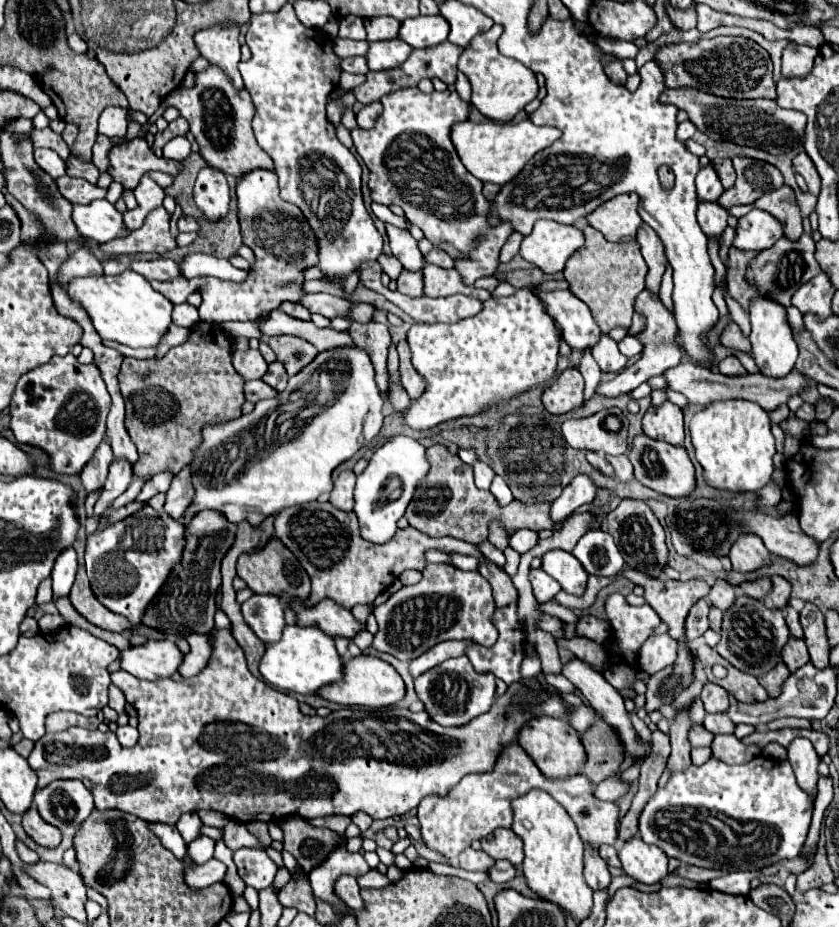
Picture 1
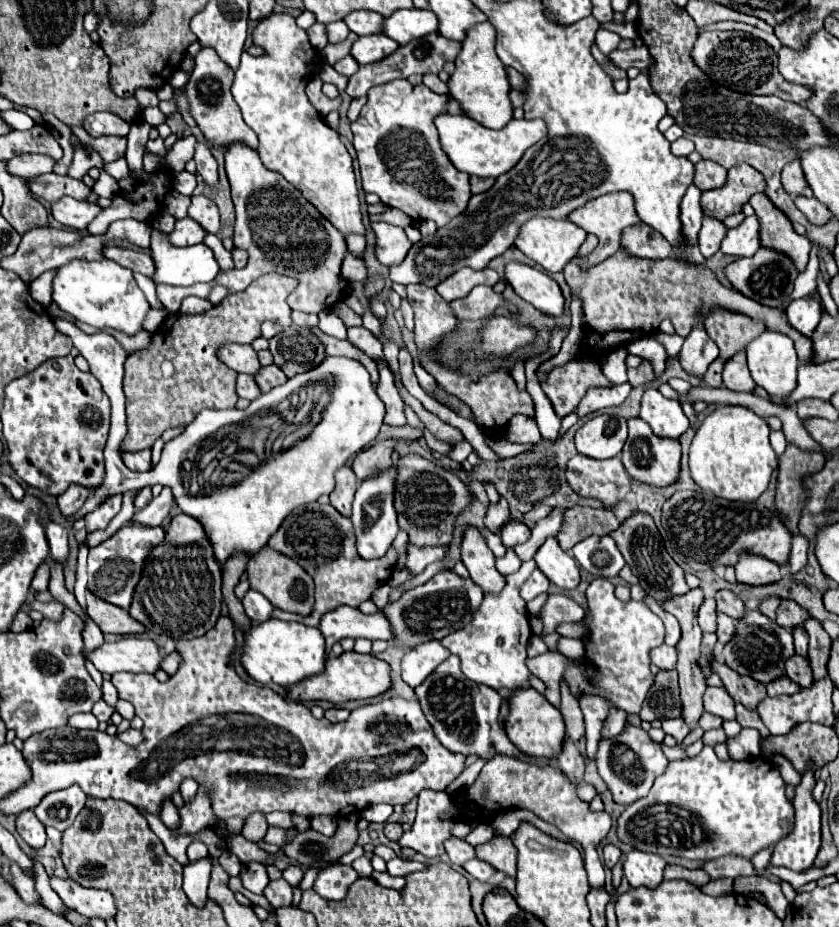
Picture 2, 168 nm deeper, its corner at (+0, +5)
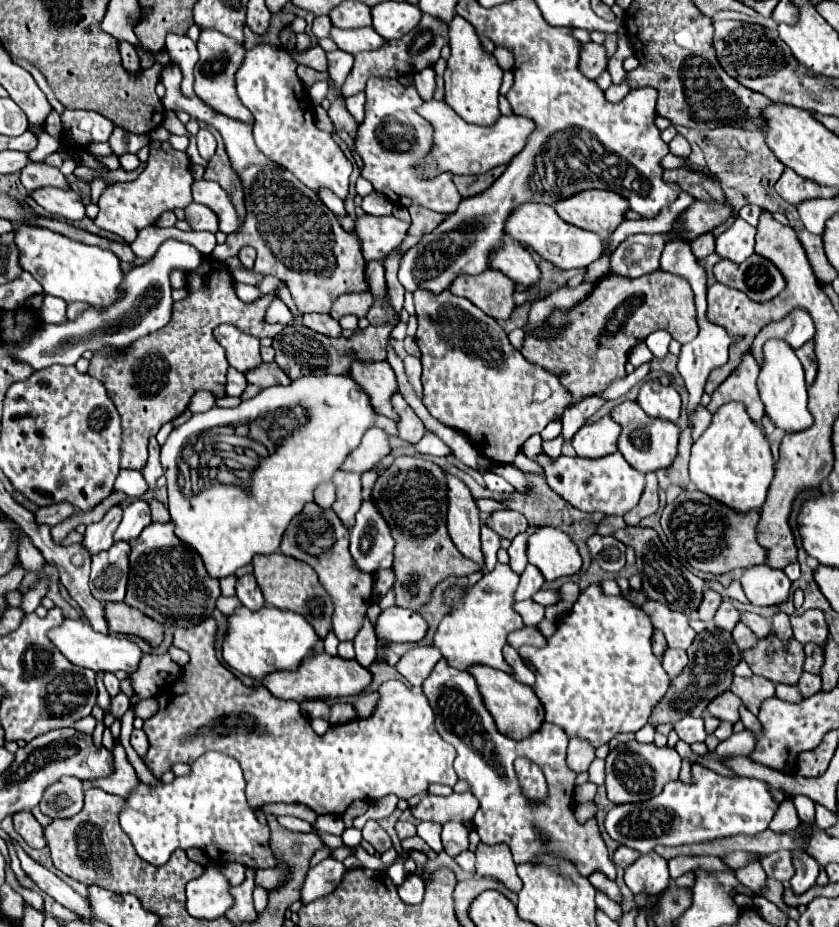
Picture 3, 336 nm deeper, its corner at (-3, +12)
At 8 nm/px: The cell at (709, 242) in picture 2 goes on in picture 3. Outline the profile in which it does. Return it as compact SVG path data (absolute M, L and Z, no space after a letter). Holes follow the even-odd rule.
M703 233L703 235L695 237L695 241L691 245L695 249L695 257L705 259L707 255L711 255L715 251L715 237L713 237L713 233Z

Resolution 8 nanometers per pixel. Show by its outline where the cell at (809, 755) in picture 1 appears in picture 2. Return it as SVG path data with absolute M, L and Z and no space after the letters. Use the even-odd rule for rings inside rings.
M814 772L802 774L802 782L796 786L796 798L794 798L794 810L796 810L794 828L784 840L780 840L780 844L776 844L770 864L784 866L784 868L790 868L794 872L804 872L804 870L812 868L814 858L816 858L818 848L820 848L820 808L812 798L814 784L816 784Z

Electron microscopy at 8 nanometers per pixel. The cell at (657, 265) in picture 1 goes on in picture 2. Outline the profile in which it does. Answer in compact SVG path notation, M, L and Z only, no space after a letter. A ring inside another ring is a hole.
M638 222L634 226L628 226L622 232L622 248L630 252L636 258L648 258L648 260L664 260L672 254L672 244L664 240L654 228L650 228L644 222Z

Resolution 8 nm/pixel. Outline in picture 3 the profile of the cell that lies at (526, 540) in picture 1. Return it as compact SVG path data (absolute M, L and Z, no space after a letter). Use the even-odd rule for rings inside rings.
M497 511L487 515L485 521L487 525L491 525L491 529L495 529L495 533L499 533L499 537L505 537L509 541L527 529L525 515L517 511Z

